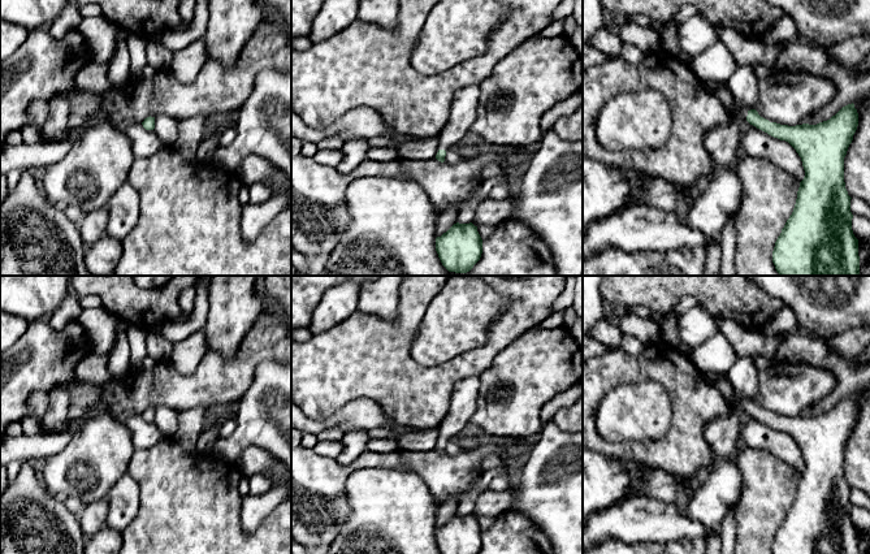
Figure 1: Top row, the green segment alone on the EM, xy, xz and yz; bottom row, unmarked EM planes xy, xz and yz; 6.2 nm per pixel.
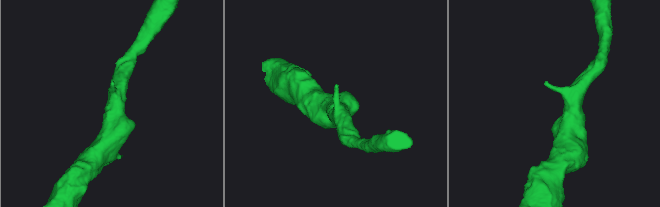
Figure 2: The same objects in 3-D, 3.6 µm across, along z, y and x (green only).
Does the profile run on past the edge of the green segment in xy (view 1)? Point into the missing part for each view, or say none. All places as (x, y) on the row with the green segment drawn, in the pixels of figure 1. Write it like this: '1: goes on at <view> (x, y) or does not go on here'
1: does not go on here

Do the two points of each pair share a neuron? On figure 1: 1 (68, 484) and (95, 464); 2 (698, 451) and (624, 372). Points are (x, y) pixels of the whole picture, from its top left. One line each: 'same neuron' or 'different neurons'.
1: same neuron
2: same neuron

